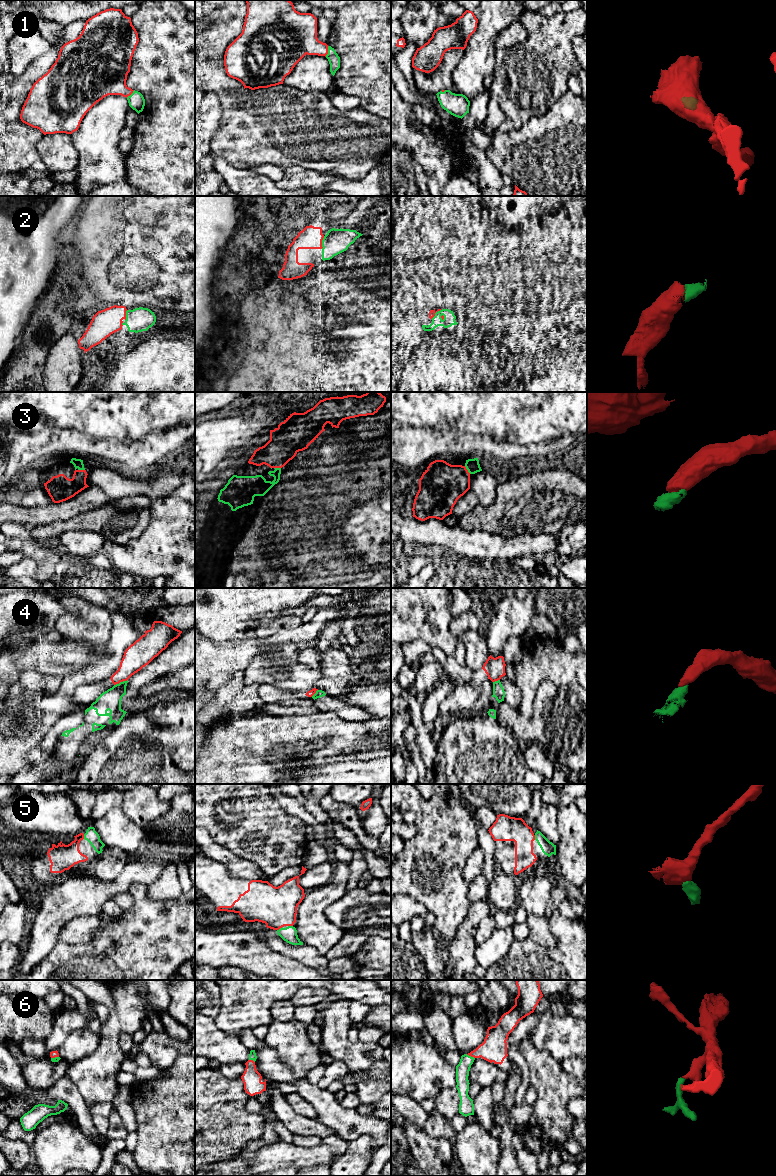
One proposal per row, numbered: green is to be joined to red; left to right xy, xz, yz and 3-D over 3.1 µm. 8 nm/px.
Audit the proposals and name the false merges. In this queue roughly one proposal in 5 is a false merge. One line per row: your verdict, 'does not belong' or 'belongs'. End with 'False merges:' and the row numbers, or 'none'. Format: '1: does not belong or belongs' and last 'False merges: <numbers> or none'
1: belongs
2: belongs
3: belongs
4: does not belong
5: belongs
6: belongs
False merges: 4

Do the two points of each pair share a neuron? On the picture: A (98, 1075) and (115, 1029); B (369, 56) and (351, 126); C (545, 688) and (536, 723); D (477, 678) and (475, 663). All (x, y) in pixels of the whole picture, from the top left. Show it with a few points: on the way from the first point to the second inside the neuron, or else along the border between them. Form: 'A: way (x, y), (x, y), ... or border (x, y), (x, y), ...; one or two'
A: way (104, 1064), (108, 1058), (109, 1040); one
B: border (359, 107), (372, 115); two
C: way (541, 697), (538, 714); one
D: border (481, 667), (473, 671); two

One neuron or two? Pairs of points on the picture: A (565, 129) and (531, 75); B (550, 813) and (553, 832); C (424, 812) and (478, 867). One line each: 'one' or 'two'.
A: two
B: one
C: two

